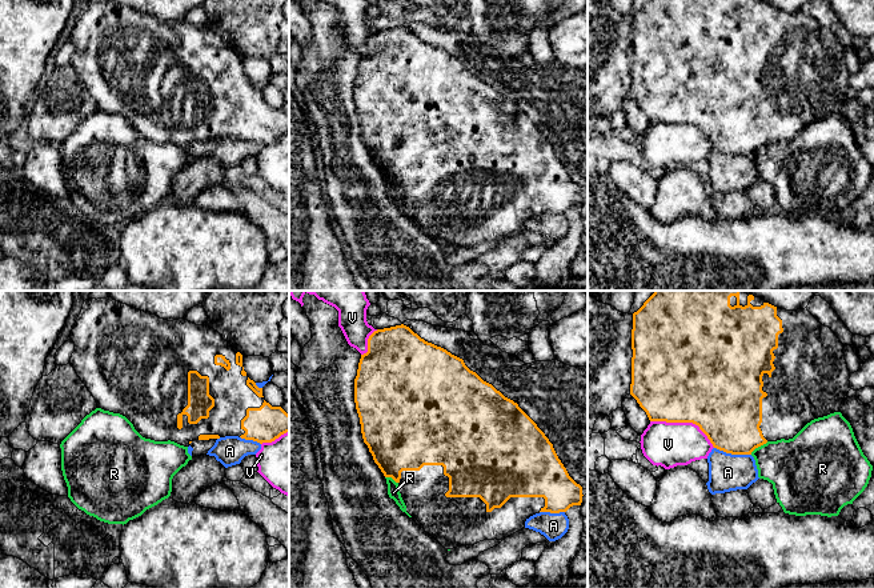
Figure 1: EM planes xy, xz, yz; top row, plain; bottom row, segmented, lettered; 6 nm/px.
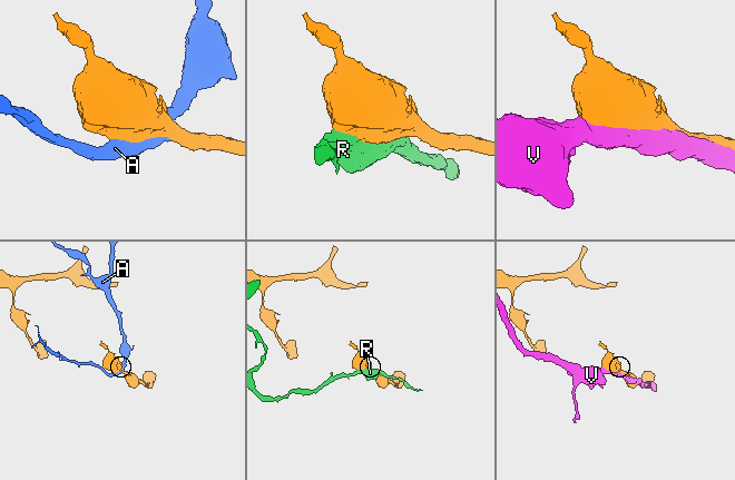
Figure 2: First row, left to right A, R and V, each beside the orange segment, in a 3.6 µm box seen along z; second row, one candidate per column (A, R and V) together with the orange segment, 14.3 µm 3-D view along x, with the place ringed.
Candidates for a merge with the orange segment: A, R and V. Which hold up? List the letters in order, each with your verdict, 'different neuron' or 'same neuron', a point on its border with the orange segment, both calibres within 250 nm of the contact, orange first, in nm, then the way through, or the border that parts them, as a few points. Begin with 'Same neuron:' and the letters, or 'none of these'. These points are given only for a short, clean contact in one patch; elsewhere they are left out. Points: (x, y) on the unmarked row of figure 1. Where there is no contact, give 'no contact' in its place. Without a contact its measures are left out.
Same neuron: none of these
A: different neuron; contact yz (733, 155); calibres 400 and 220 nm
R: different neuron; contact yz (758, 147); calibres 380 and 320 nm
V: different neuron; contact yz (685, 123); calibres 500 and 280 nm

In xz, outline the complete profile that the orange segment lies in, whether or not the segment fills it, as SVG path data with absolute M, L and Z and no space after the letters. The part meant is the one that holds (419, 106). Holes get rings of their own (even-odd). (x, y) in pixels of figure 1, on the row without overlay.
M404 25L377 31L369 37L368 53L361 56L357 77L354 80L354 104L360 119L362 140L374 164L385 179L392 179L398 185L398 192L406 207L406 213L416 225L433 237L445 251L474 247L484 241L502 241L525 229L525 223L536 215L566 213L570 208L581 207L582 204L582 188L569 177L553 145L518 105L505 99L492 85L484 83L476 73L470 72L462 60L441 48L425 43Z

